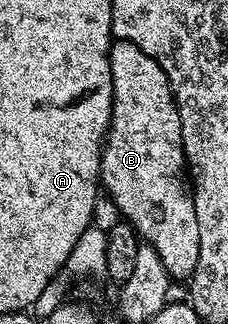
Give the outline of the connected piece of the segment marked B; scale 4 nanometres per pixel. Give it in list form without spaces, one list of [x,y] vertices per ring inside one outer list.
[[[122,39],[116,40],[110,46],[109,64],[111,65],[111,85],[113,86],[113,108],[111,109],[111,117],[109,118],[109,130],[105,145],[101,148],[100,186],[103,188],[104,194],[108,198],[113,199],[120,211],[120,218],[124,222],[130,223],[137,230],[138,236],[148,246],[153,247],[155,253],[159,253],[159,261],[163,261],[170,280],[188,281],[195,273],[195,265],[199,265],[199,221],[195,221],[195,205],[193,204],[191,183],[187,178],[187,164],[185,161],[185,150],[183,149],[183,137],[181,136],[181,122],[179,121],[179,113],[177,112],[177,103],[173,99],[173,90],[167,81],[167,73],[163,73],[159,61],[147,57],[147,53],[143,53],[143,49],[139,49],[139,45],[128,43]]]

